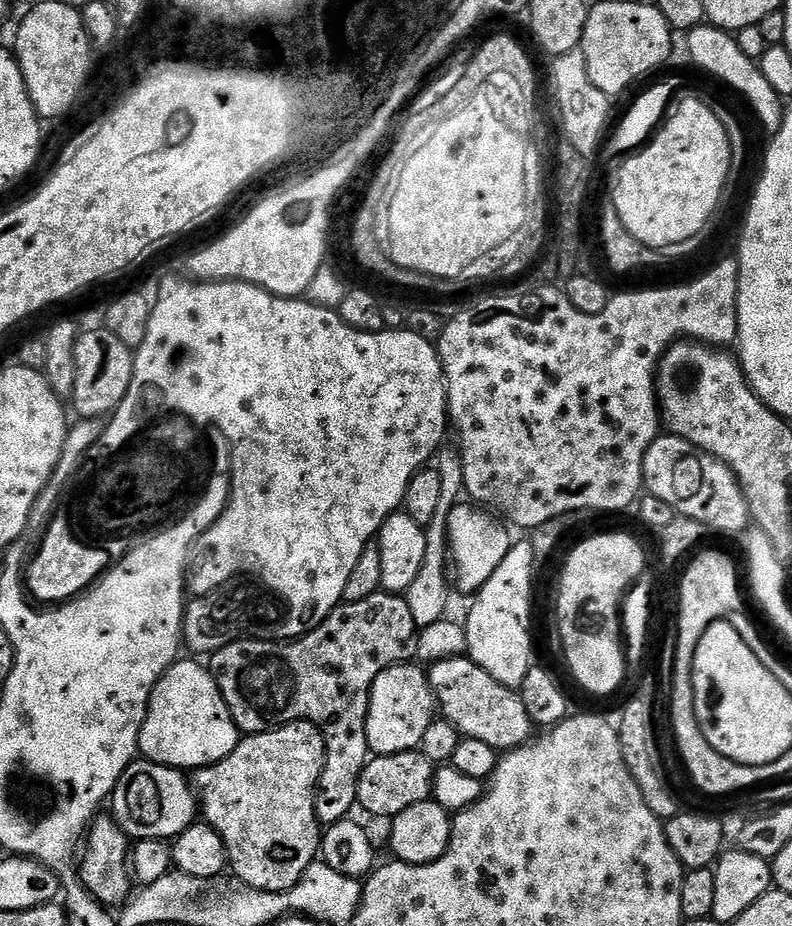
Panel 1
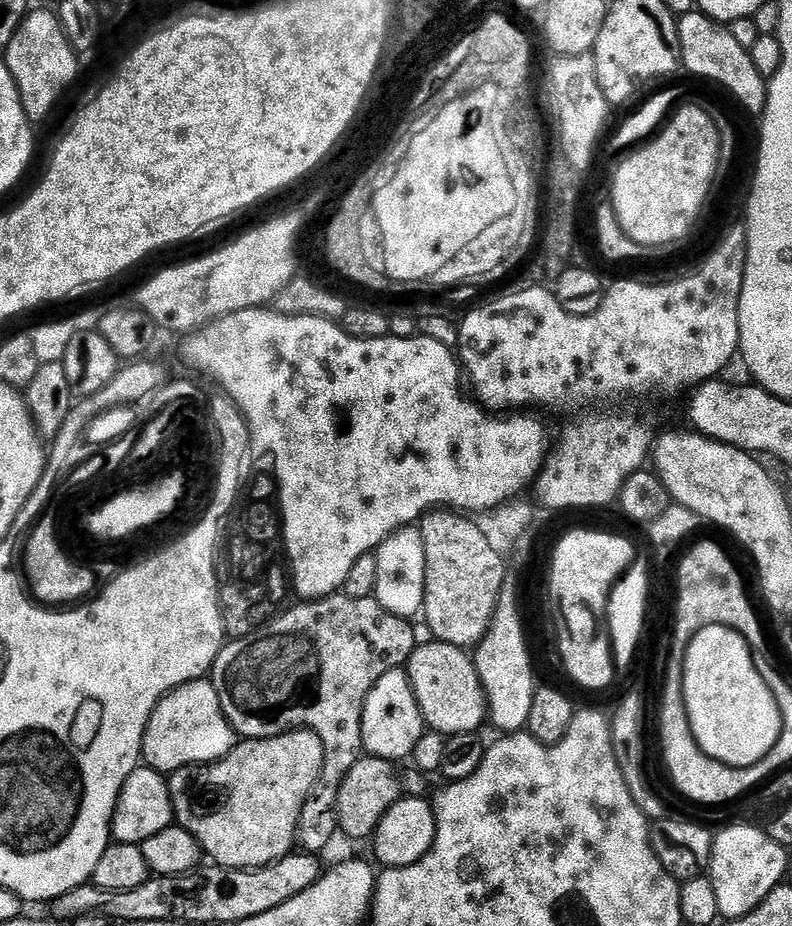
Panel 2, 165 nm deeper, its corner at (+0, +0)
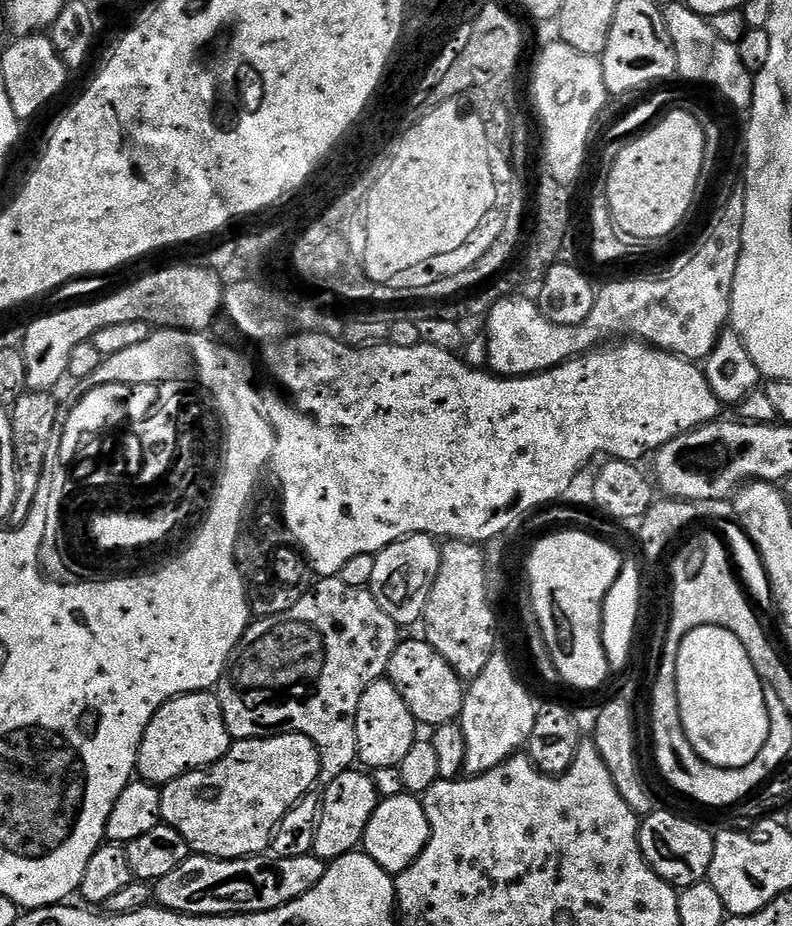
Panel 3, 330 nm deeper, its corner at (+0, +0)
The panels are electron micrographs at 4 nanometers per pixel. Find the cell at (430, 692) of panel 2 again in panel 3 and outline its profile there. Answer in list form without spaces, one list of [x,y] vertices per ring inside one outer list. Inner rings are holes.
[[[427,639],[408,640],[397,644],[394,658],[390,658],[387,679],[402,694],[406,706],[411,710],[412,716],[421,725],[451,724],[459,721],[460,712],[464,708],[465,681],[452,669],[450,662],[429,646]],[[408,640],[408,641],[407,641]]]

